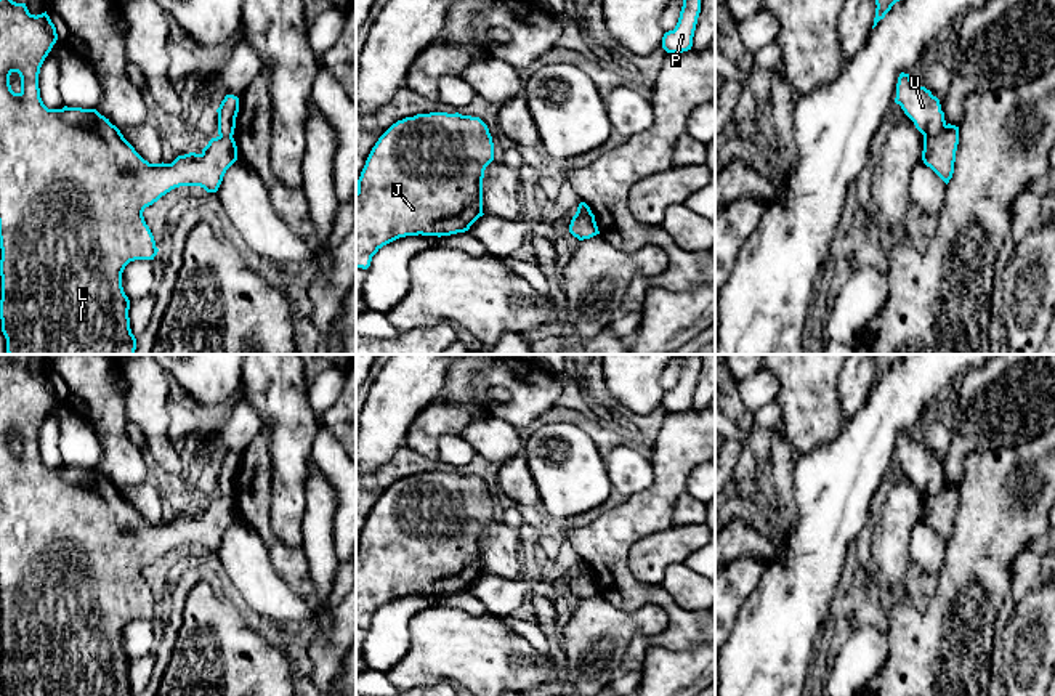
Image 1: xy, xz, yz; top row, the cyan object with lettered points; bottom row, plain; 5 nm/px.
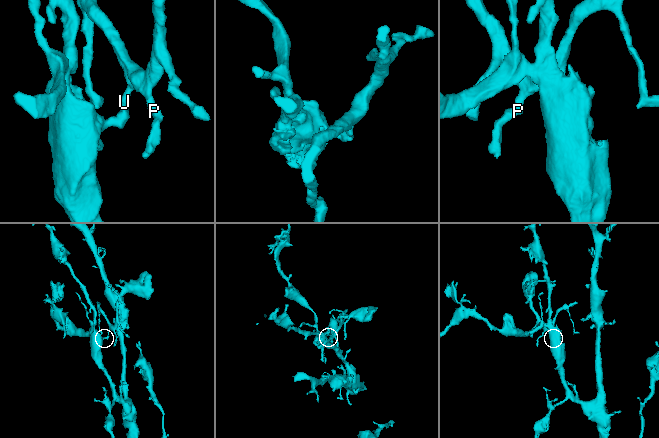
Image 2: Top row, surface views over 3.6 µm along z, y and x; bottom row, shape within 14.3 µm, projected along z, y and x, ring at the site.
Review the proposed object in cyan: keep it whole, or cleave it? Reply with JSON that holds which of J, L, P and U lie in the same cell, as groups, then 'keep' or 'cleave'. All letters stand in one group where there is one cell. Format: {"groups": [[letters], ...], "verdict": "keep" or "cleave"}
{"groups": [["J", "L"], ["P", "U"]], "verdict": "cleave"}

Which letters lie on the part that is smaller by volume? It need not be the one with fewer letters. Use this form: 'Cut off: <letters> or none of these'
Cut off: P, U

